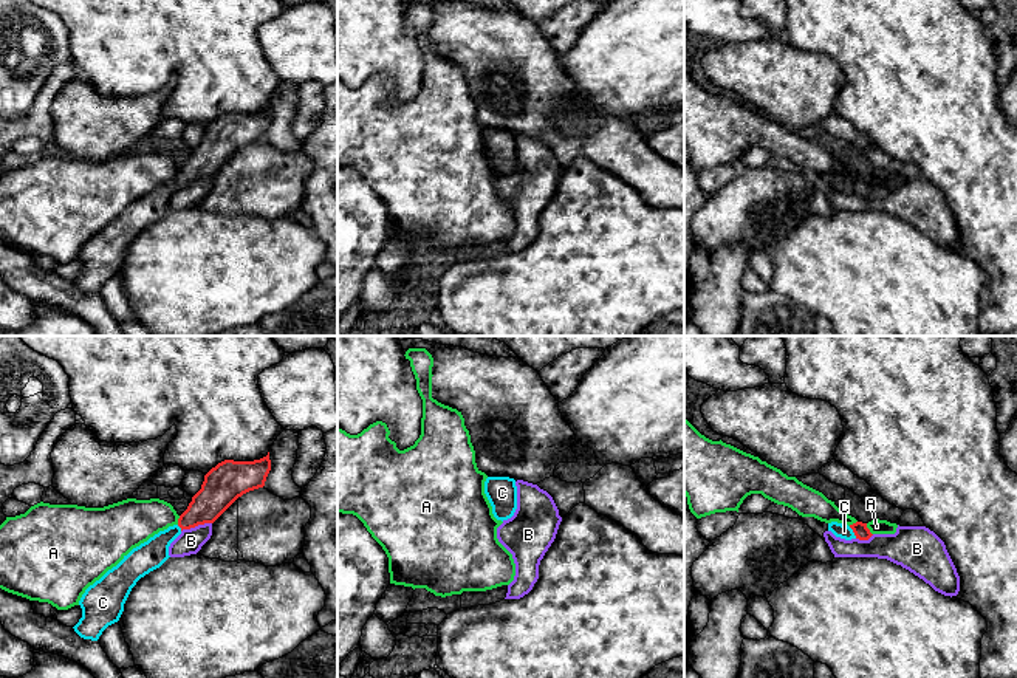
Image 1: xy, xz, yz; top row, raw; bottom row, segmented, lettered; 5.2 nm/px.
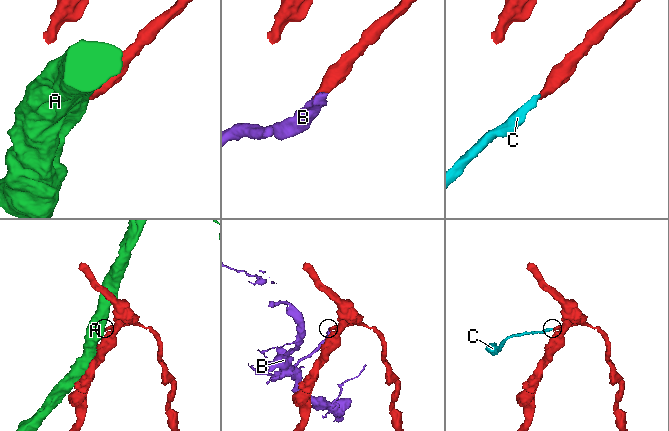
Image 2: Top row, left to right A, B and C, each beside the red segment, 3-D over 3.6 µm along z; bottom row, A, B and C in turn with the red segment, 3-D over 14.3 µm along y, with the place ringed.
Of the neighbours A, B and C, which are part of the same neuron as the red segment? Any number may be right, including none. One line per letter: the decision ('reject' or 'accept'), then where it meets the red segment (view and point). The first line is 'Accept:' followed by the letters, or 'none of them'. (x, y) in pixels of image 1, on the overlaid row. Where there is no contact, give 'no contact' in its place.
Accept: C
A: reject | yz (869, 530)
B: reject | xy (195, 525)
C: accept | yz (853, 531)

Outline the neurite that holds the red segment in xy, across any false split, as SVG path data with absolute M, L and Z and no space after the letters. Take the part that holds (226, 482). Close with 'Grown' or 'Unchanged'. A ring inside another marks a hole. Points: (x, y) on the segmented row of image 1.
M269 452L260 460L224 460L212 467L176 525L133 548L85 590L79 601L82 618L73 627L74 632L84 639L98 641L108 625L119 621L136 582L170 557L169 546L183 529L214 523L238 497L263 488L269 471Z. Grown

